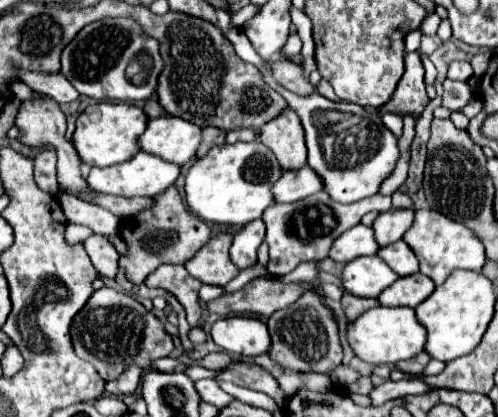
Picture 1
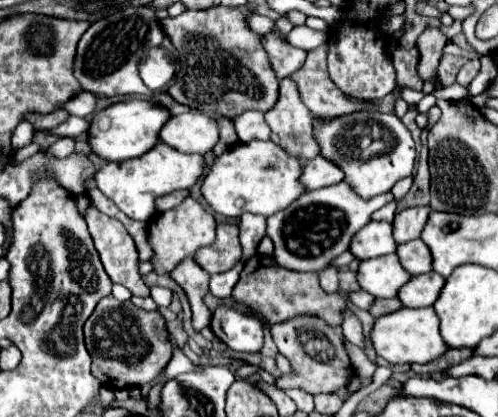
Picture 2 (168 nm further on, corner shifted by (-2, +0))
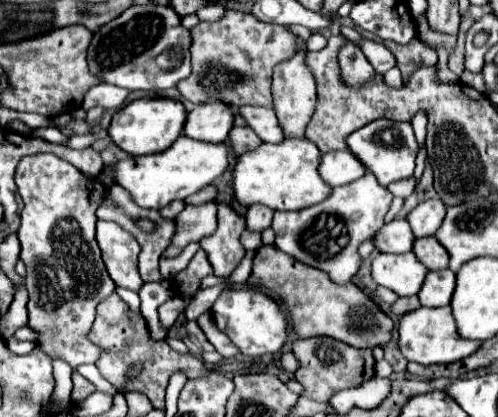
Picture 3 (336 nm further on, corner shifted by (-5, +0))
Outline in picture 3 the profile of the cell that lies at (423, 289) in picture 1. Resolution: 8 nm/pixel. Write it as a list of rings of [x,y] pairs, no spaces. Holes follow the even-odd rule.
[[[449,269],[429,271],[417,297],[423,307],[443,307],[449,305],[453,289],[455,289],[455,273],[451,273]]]

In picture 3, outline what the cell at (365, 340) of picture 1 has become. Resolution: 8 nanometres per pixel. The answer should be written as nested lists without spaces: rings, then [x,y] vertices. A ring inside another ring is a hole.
[[[419,307],[415,311],[405,313],[399,319],[399,339],[397,339],[397,347],[401,351],[401,355],[407,361],[413,359],[423,359],[417,361],[421,365],[437,365],[437,363],[455,363],[463,357],[467,357],[469,353],[473,353],[481,343],[479,341],[465,341],[455,333],[455,321],[451,317],[451,309],[449,307],[437,307],[437,309],[429,309],[429,307]]]

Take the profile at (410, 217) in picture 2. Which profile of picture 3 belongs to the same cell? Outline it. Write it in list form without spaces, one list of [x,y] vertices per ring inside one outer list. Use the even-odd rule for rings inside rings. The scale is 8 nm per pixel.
[[[433,197],[433,199],[427,199],[423,203],[419,203],[409,215],[407,215],[407,221],[411,225],[411,231],[415,235],[415,239],[421,239],[421,237],[429,237],[429,235],[435,235],[435,231],[439,229],[443,217],[445,217],[445,205],[443,201],[439,201],[439,197]]]

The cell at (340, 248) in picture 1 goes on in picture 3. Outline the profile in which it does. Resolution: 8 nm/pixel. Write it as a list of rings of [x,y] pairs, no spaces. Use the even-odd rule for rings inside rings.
[[[405,219],[385,223],[373,237],[373,245],[379,253],[407,253],[411,251],[413,241],[415,237]]]

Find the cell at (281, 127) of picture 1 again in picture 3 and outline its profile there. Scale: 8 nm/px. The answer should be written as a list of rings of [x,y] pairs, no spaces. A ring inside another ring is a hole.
[[[303,53],[293,55],[289,61],[283,61],[275,67],[273,73],[273,109],[277,113],[279,125],[287,137],[305,137],[305,127],[311,121],[311,115],[315,111],[315,81],[311,77],[311,71],[303,63]]]

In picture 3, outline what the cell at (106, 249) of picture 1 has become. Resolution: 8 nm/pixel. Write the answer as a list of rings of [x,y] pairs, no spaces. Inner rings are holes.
[[[97,221],[97,243],[115,285],[137,293],[143,287],[143,279],[137,271],[137,239],[115,221]]]

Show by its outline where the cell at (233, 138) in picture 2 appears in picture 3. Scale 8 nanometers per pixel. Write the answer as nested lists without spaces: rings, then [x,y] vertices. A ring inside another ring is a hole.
[[[233,127],[229,131],[229,143],[231,143],[235,155],[241,155],[241,153],[245,153],[249,149],[259,147],[263,141],[247,127]]]

